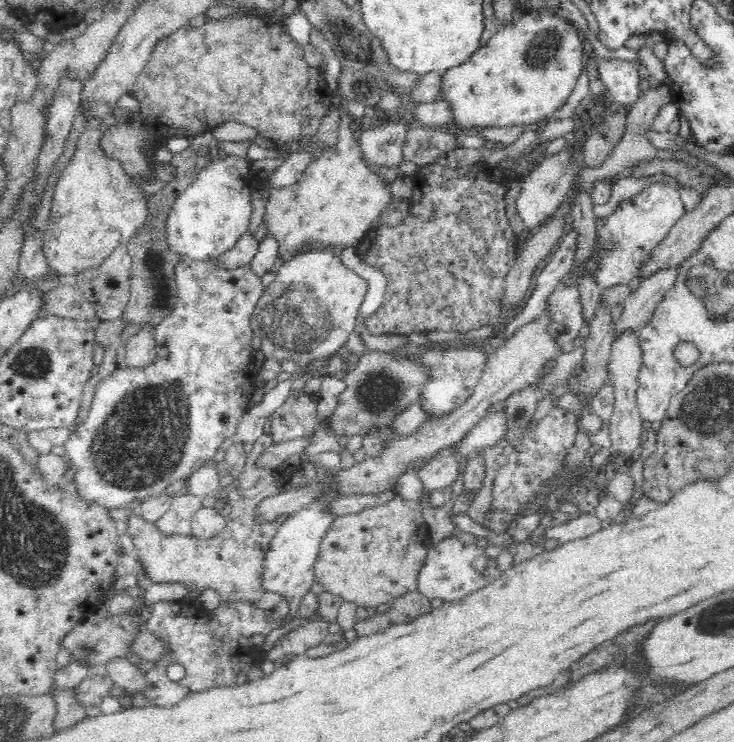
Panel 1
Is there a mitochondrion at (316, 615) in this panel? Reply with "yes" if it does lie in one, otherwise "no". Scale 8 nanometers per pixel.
no

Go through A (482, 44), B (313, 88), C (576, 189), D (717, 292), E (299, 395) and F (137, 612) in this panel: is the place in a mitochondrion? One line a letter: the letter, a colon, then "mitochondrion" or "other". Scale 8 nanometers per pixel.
A: other
B: other
C: other
D: mitochondrion
E: other
F: other

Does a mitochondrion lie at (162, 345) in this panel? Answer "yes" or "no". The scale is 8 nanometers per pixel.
no

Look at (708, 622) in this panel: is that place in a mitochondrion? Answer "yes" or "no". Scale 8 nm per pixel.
yes

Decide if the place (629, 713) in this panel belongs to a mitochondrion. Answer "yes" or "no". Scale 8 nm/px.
no

